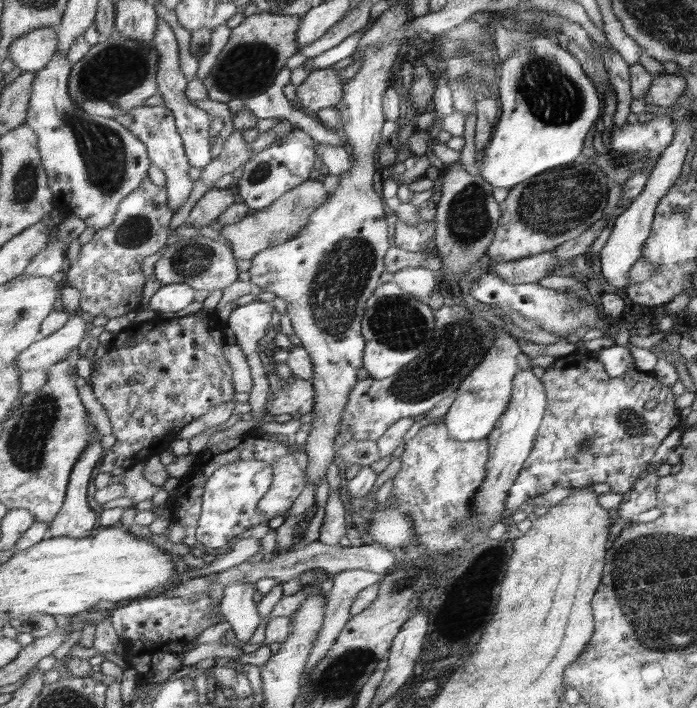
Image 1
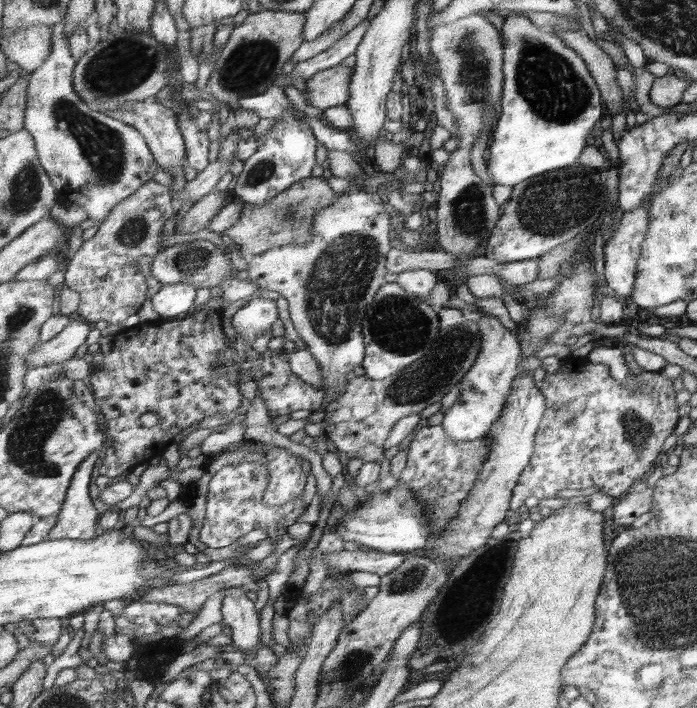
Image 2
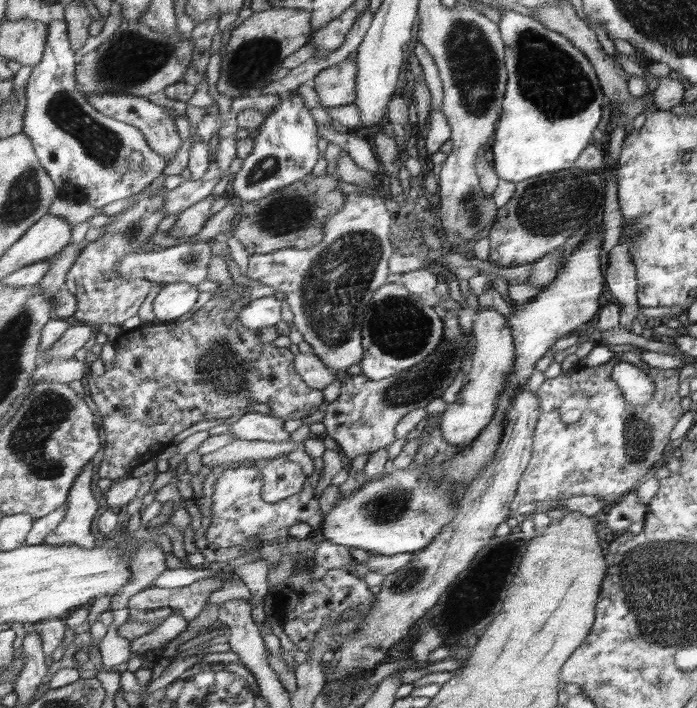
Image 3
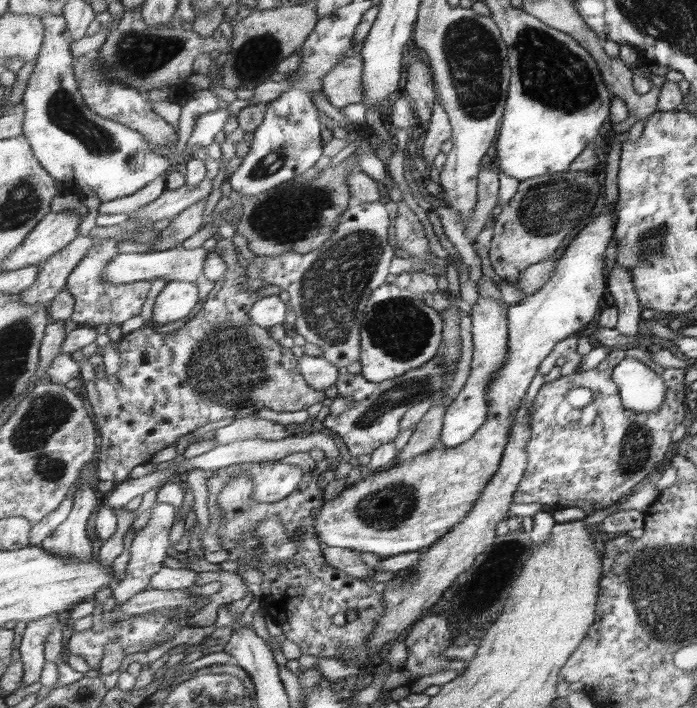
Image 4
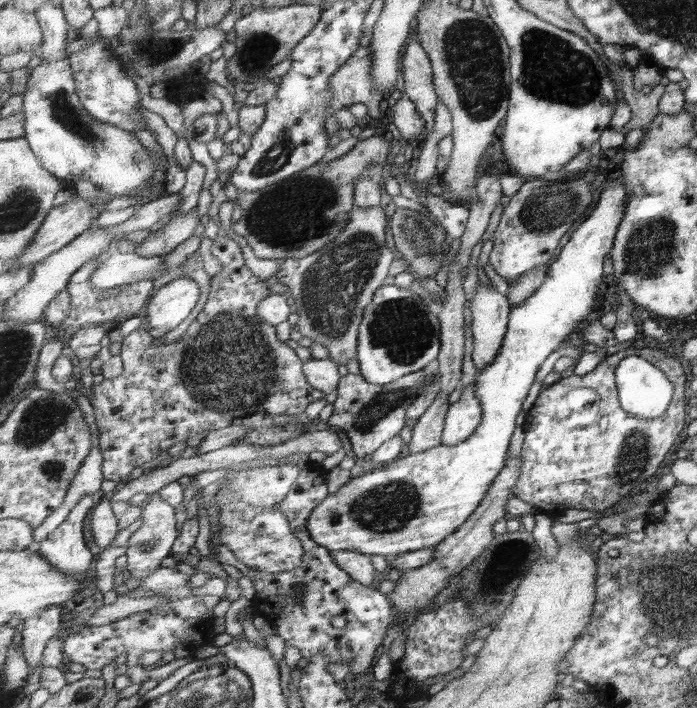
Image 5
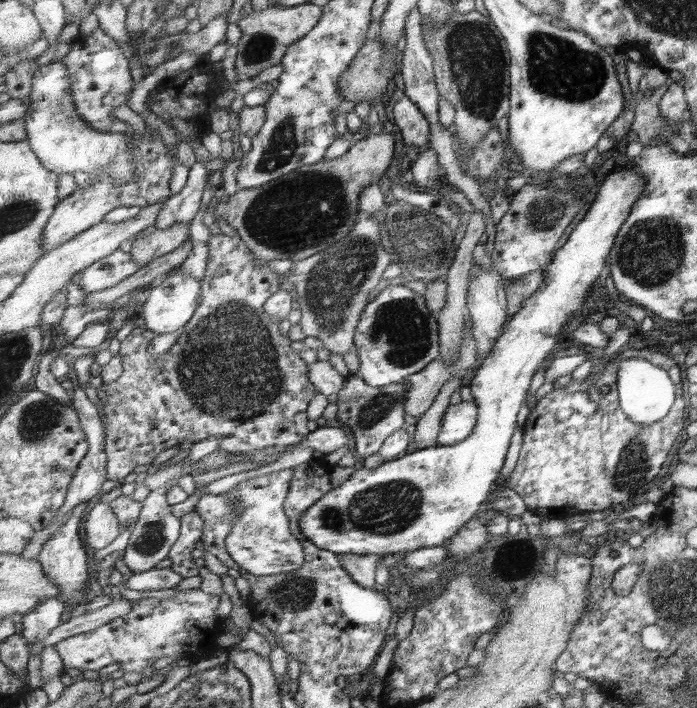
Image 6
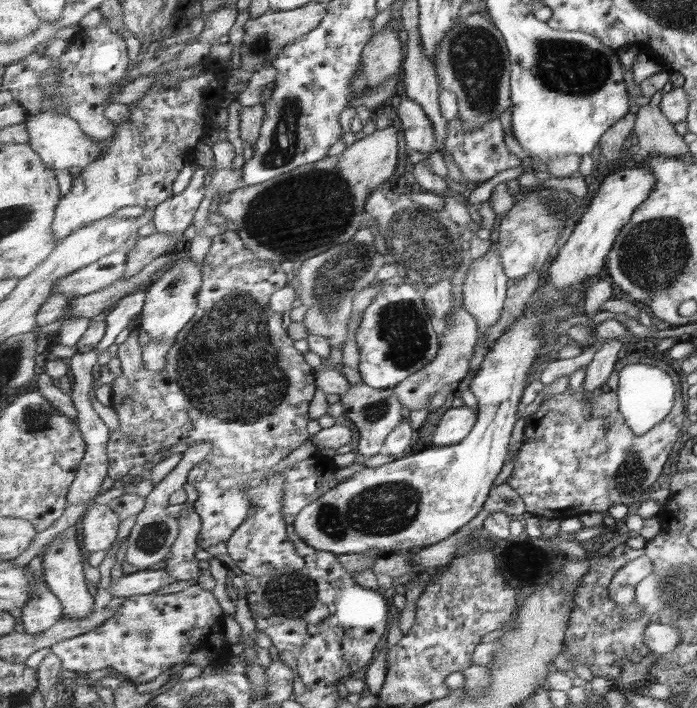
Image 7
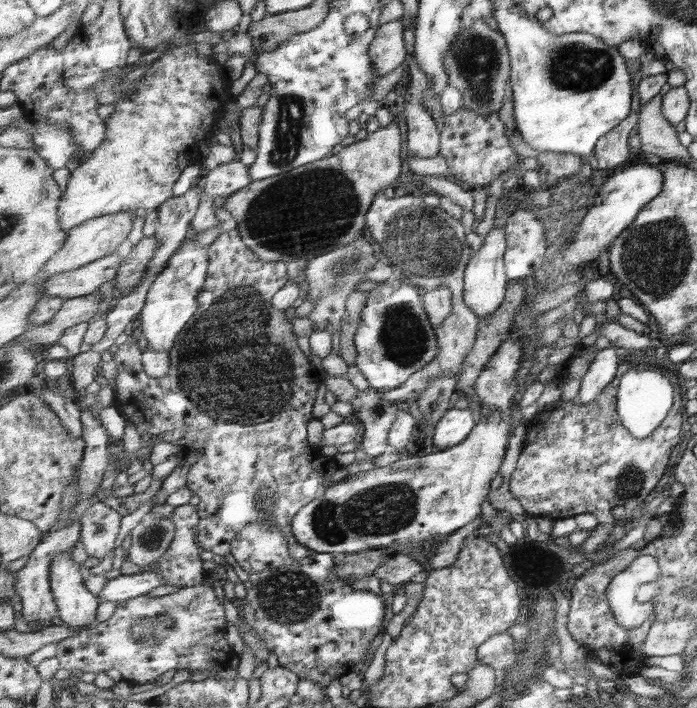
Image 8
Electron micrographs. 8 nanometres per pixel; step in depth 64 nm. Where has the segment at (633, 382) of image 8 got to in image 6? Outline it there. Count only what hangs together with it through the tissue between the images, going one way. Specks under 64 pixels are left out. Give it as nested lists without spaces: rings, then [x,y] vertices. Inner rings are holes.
[[[640,357],[625,358],[619,364],[618,393],[625,414],[641,426],[651,426],[671,412],[677,398],[677,383],[660,365]]]

